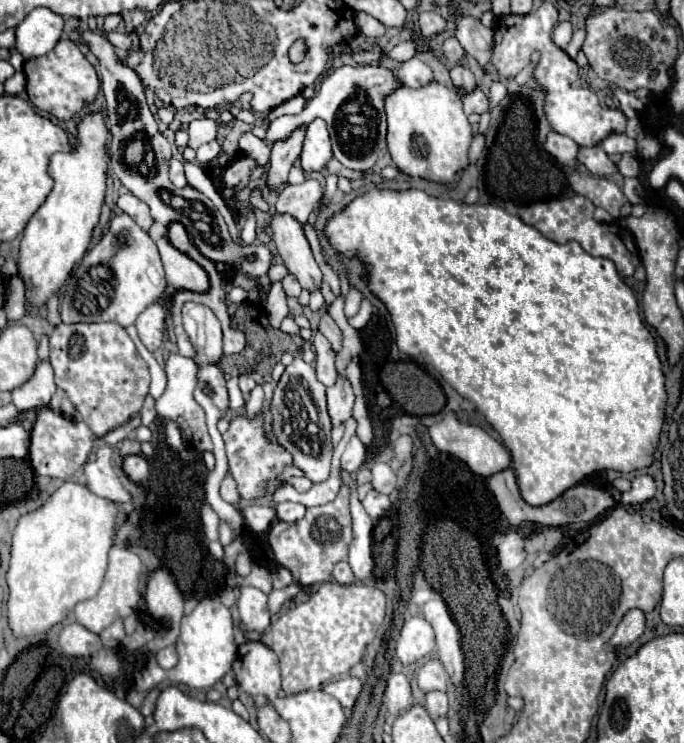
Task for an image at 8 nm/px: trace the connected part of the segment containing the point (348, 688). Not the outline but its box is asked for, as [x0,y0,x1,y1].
[323,677,361,711]

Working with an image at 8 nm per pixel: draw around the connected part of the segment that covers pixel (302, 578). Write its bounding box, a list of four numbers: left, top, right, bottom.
[269,485,353,587]

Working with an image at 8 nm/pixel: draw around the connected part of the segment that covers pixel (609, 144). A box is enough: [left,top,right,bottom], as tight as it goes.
[599,135,635,155]

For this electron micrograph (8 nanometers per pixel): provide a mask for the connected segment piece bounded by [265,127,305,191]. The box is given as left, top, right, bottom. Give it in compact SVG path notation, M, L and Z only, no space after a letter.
M301 127L301 129L293 131L287 137L287 141L275 141L275 145L271 149L271 161L269 161L269 167L265 173L265 187L269 191L279 191L287 183L289 169L301 155L303 137L305 137L305 129Z

